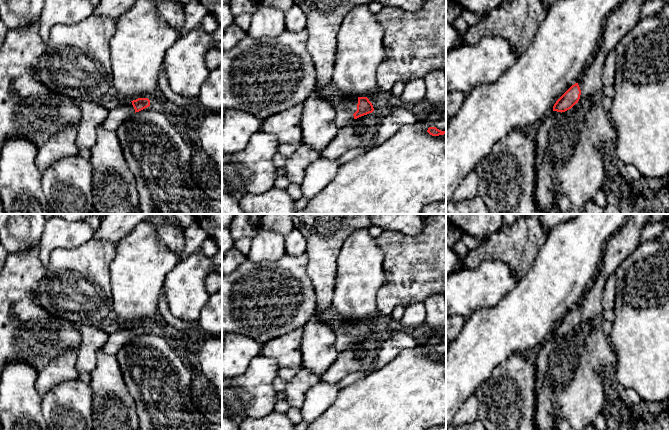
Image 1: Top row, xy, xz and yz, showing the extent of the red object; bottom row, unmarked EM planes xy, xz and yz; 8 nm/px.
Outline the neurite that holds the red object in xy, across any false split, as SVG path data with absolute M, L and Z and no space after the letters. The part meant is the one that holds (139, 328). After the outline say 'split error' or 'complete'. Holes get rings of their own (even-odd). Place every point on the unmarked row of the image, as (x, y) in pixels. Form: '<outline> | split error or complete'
M138 322L131 326L121 327L110 334L107 343L103 347L106 354L116 355L117 352L131 339L150 330L148 322Z | split error

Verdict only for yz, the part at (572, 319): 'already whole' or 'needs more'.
already whole

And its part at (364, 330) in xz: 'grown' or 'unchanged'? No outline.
grown

